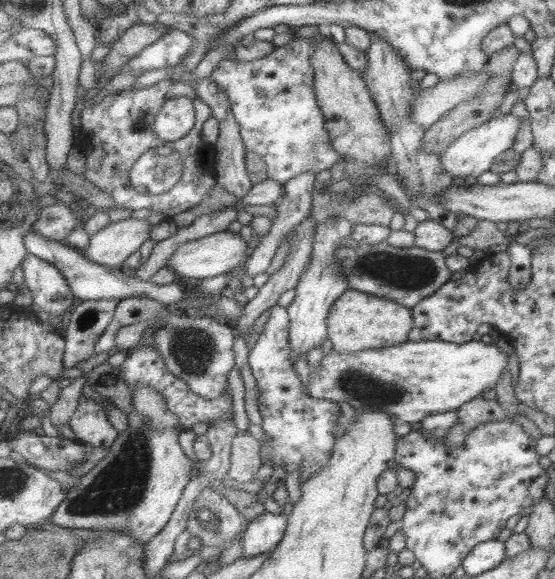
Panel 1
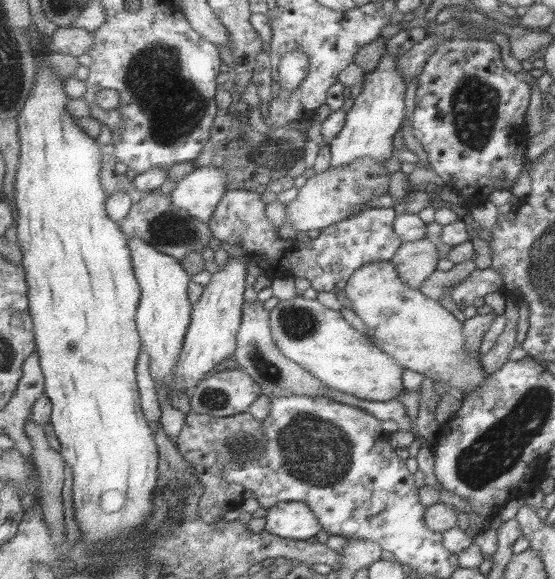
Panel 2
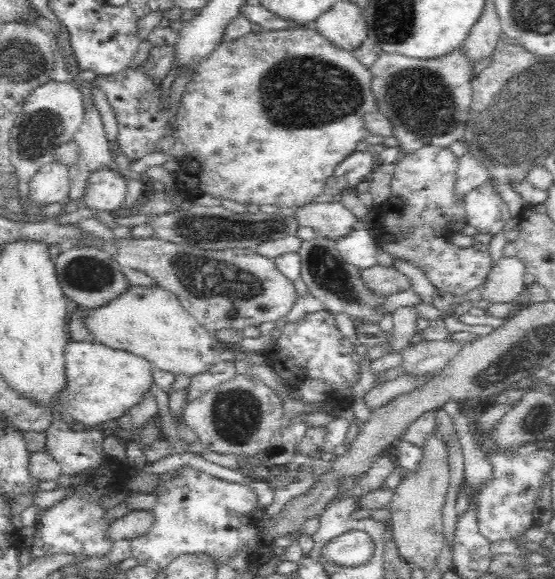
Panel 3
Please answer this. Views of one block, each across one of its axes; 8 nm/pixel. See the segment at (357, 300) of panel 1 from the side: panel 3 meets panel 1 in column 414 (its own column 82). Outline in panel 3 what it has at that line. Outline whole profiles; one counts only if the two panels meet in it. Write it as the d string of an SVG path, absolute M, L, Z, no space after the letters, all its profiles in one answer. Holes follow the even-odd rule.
M157 284L148 288L129 286L108 304L86 310L81 324L96 342L140 355L156 369L172 374L192 376L234 356L224 352L224 345L196 322L175 296Z

